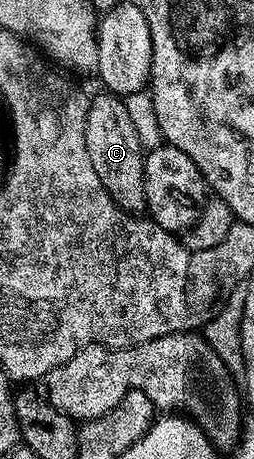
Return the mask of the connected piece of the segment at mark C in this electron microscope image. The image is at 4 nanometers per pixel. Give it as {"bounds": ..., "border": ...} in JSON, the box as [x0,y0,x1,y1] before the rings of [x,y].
{"bounds":[86,91,146,214],"border":[[[102,91],[99,97],[90,97],[90,110],[86,116],[86,146],[88,159],[92,159],[92,167],[96,167],[96,175],[100,175],[100,183],[104,183],[111,199],[129,214],[141,214],[146,209],[144,146],[121,96]]]}

